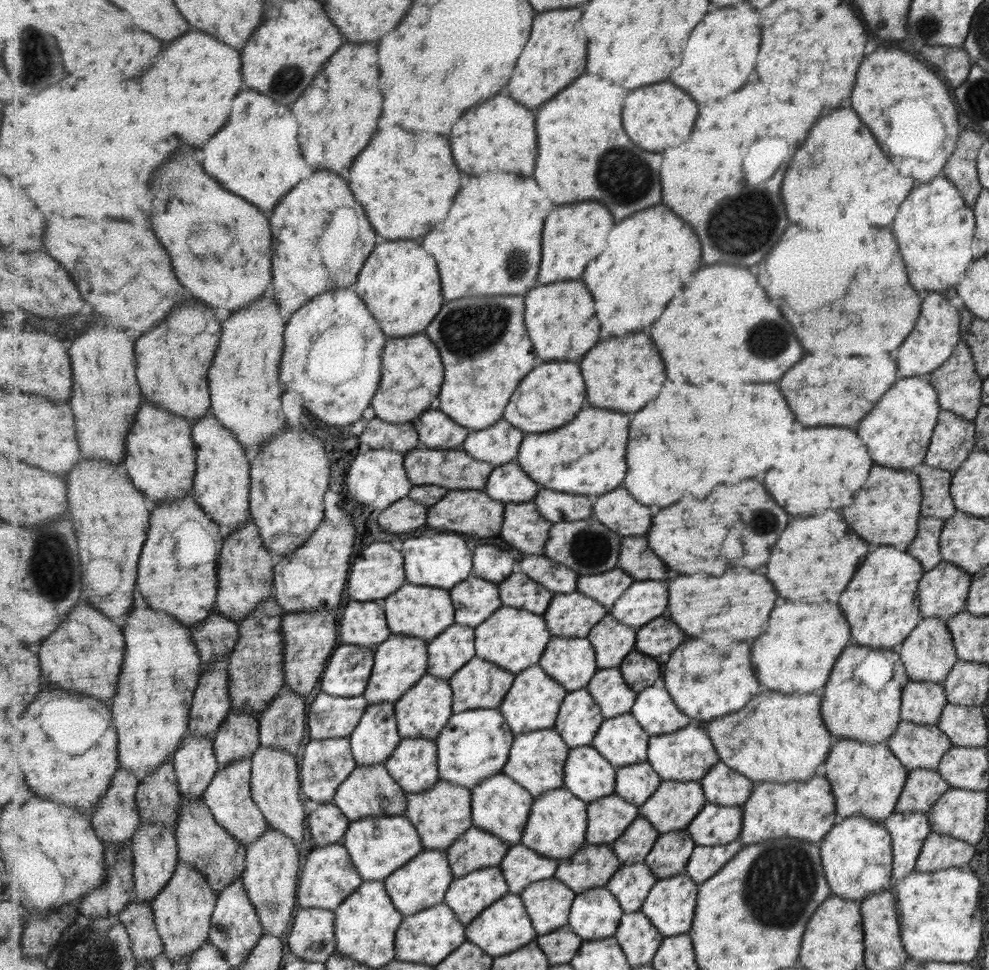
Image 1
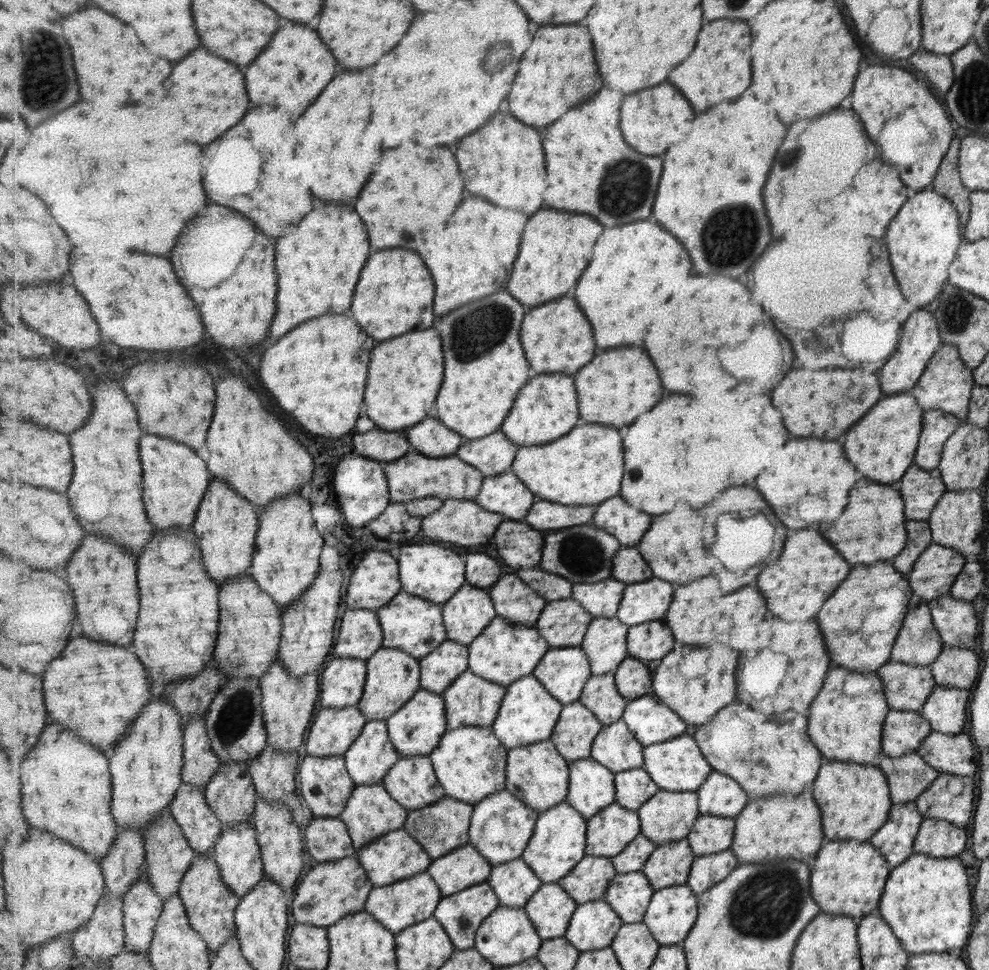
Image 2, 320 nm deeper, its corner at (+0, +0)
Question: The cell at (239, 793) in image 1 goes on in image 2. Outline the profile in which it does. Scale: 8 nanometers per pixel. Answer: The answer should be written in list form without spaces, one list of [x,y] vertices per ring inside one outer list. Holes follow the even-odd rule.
[[[253,819],[248,822],[238,822],[233,828],[224,829],[212,852],[221,869],[224,883],[241,899],[249,895],[266,876],[261,845],[257,840],[256,825]]]

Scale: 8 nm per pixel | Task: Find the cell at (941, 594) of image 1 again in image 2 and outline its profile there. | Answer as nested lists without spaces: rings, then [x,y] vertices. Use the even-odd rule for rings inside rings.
[[[932,542],[906,575],[912,593],[926,601],[947,594],[964,561],[956,550]]]

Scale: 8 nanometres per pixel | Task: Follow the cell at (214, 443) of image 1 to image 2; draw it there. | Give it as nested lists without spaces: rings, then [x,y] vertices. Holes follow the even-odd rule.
[[[215,478],[208,492],[197,513],[196,522],[191,527],[198,546],[203,550],[202,562],[205,562],[206,571],[221,586],[226,580],[248,574],[252,568],[261,511],[255,504],[249,504],[246,498],[241,498],[235,490],[231,490],[229,484]]]

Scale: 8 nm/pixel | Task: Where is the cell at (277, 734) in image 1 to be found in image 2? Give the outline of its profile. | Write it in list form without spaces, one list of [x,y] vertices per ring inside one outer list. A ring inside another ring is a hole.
[[[267,746],[250,765],[256,794],[269,802],[280,802],[292,812],[301,810],[299,798],[295,794],[297,756],[297,753],[277,753],[277,749]]]

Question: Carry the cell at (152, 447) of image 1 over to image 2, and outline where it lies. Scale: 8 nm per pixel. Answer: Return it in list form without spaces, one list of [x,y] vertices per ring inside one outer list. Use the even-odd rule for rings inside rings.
[[[145,434],[141,438],[141,460],[145,468],[145,484],[147,484],[144,488],[144,503],[150,522],[153,522],[157,530],[169,530],[169,528],[179,530],[191,527],[196,522],[197,513],[211,483],[211,474],[207,470],[205,460],[199,458],[195,449],[189,448],[186,444],[177,444],[170,438],[161,438],[153,434]]]

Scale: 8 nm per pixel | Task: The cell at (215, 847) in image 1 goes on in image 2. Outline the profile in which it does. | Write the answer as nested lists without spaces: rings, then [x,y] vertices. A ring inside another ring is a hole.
[[[212,849],[208,854],[199,854],[185,873],[180,889],[185,910],[189,915],[192,927],[207,941],[211,953],[228,942],[236,934],[236,910],[241,902],[231,889],[224,883],[221,869],[214,859]]]

